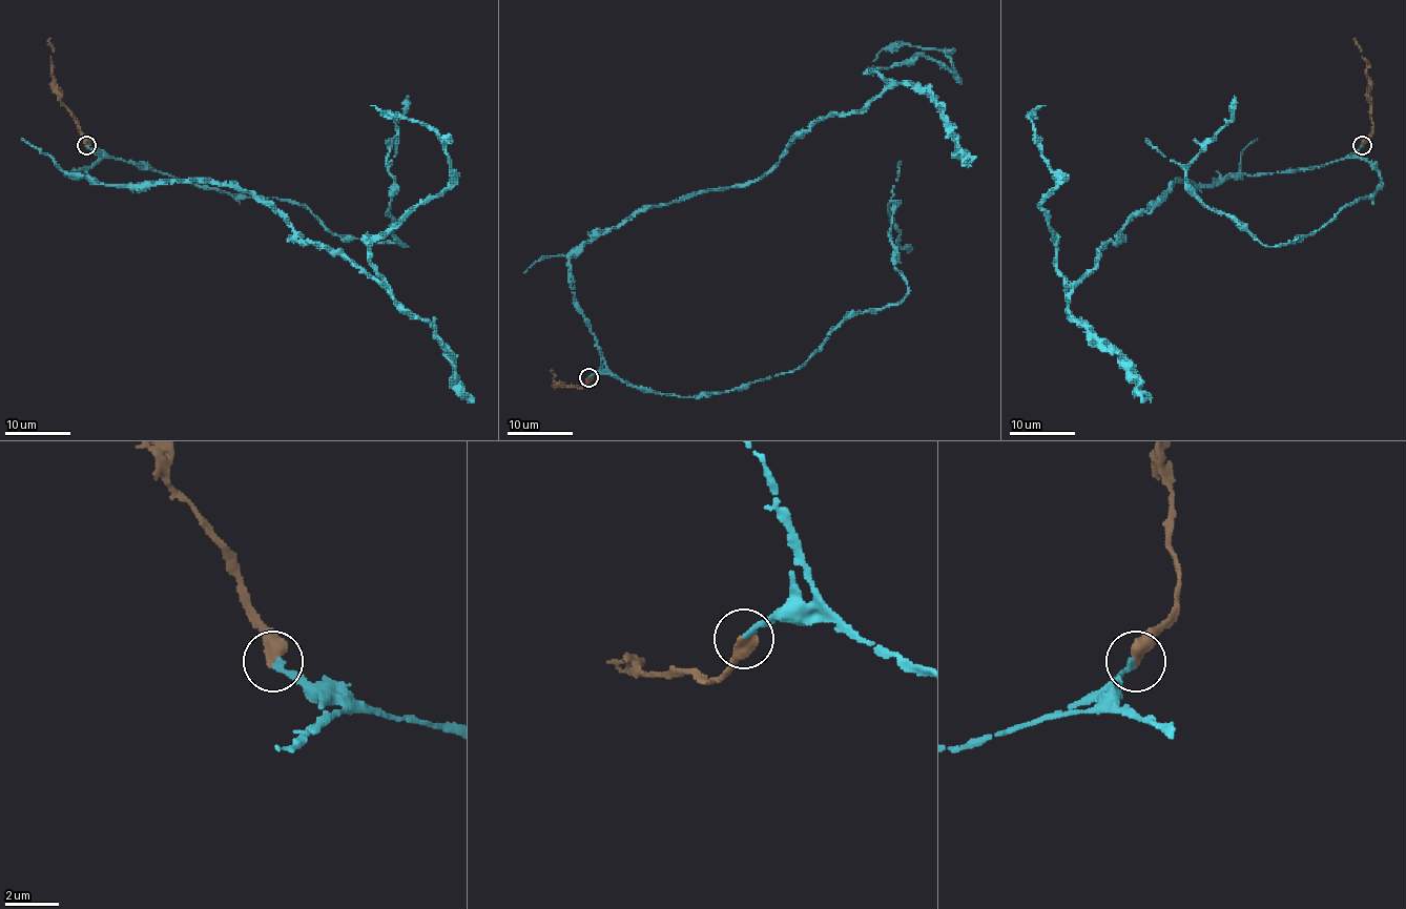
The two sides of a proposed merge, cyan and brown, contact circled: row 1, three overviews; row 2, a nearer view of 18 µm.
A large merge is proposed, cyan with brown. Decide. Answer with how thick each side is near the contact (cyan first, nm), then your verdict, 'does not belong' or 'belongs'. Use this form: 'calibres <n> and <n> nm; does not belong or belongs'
calibres 200 and 550 nm; belongs

